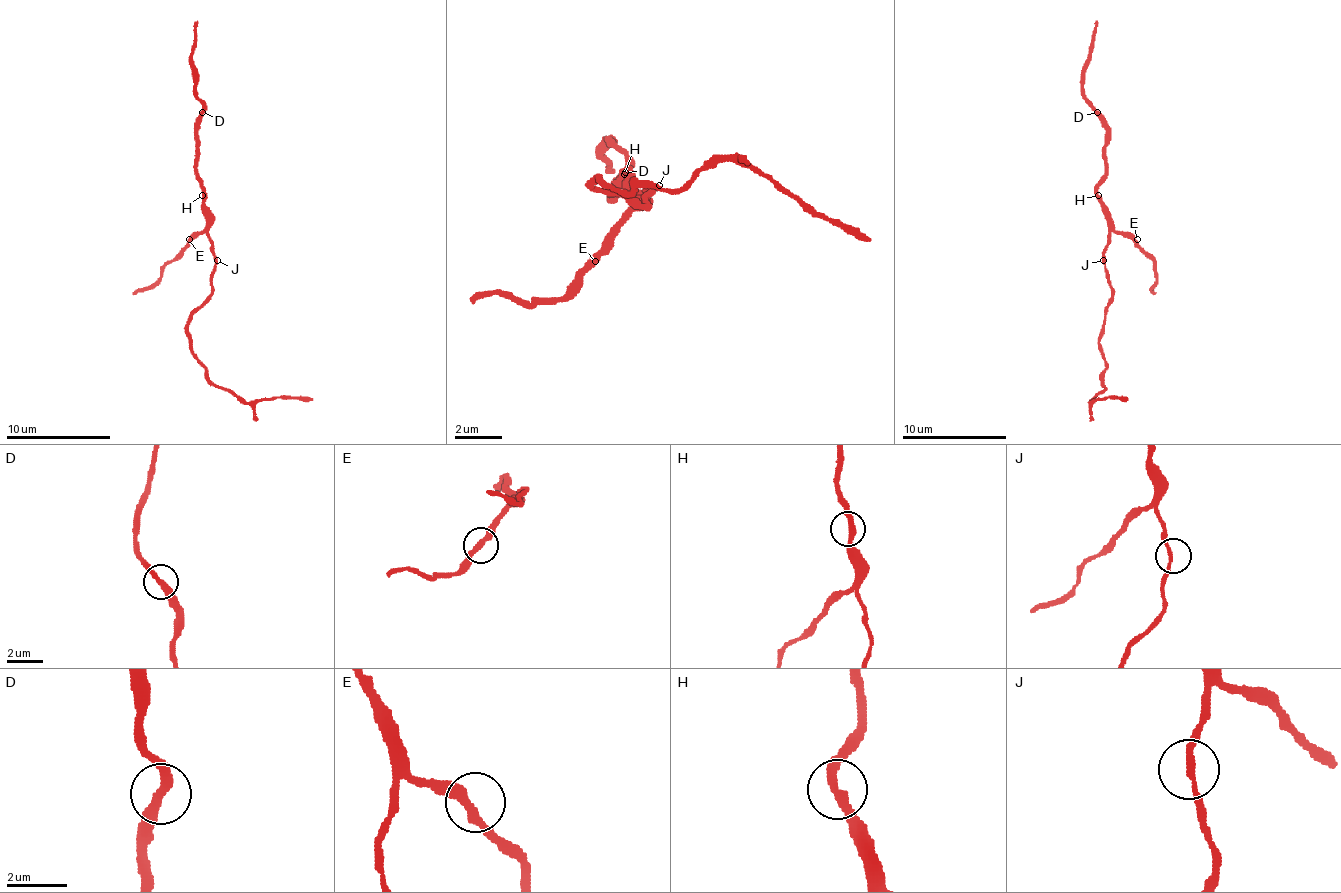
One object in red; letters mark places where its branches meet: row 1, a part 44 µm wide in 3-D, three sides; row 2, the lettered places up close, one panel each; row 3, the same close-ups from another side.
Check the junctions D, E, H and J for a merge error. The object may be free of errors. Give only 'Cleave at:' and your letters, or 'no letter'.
Cleave at: no letter

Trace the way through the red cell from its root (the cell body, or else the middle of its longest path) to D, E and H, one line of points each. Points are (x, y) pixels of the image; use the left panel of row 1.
D: (215, 260), (207, 232), (207, 205), (196, 174), (196, 117), (202, 111)
E: (215, 260), (209, 237), (204, 232), (196, 232), (189, 239)
H: (215, 260), (207, 232), (207, 205), (202, 195)

